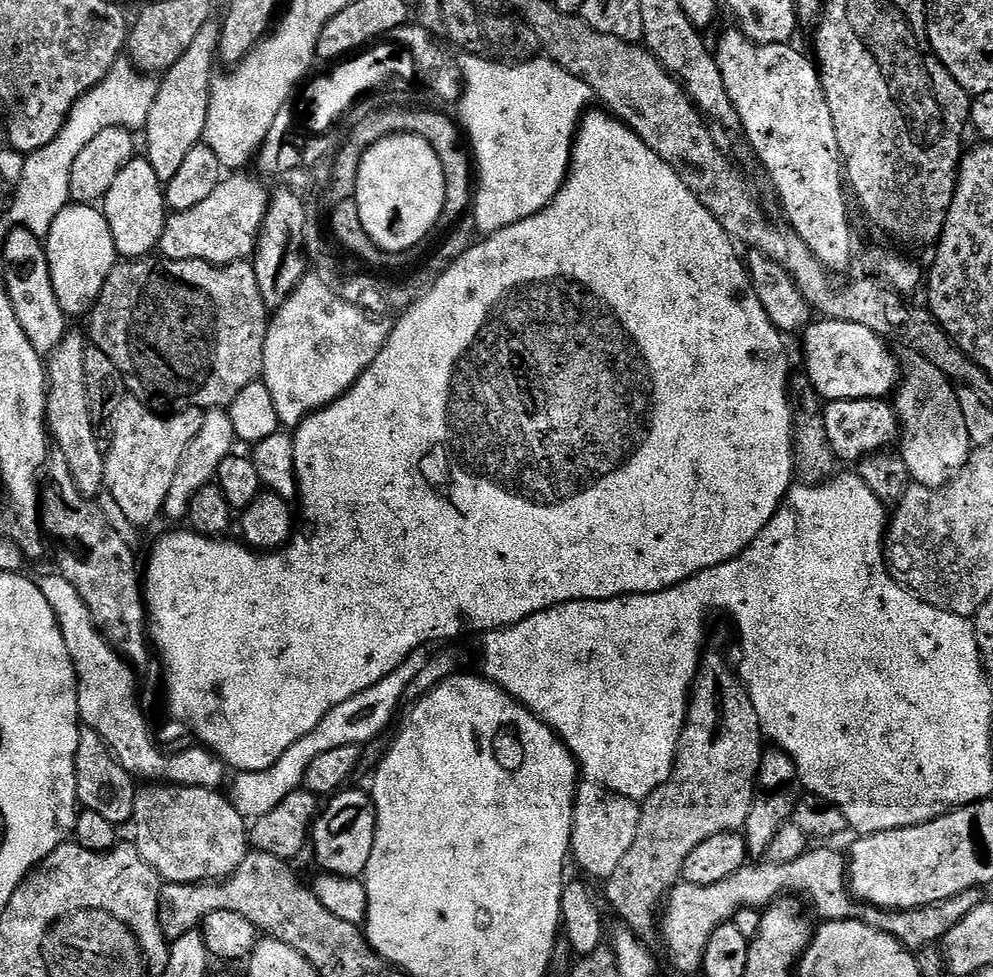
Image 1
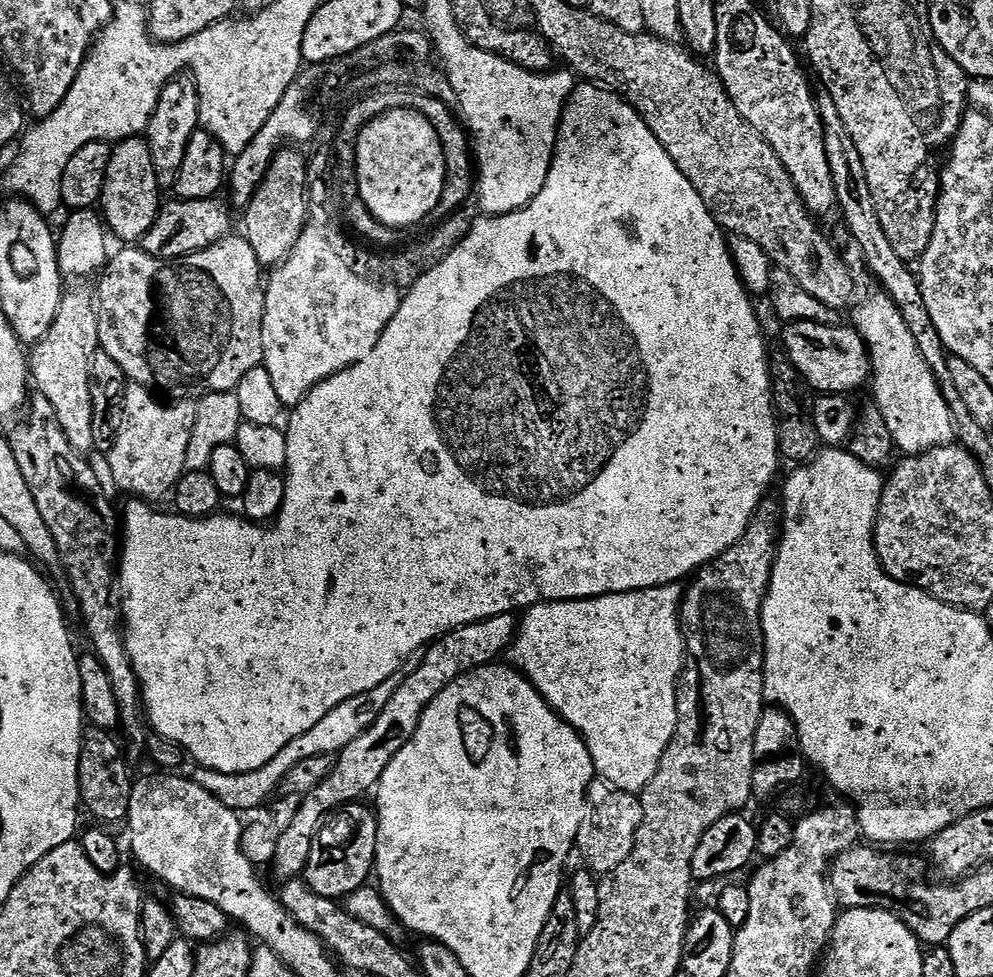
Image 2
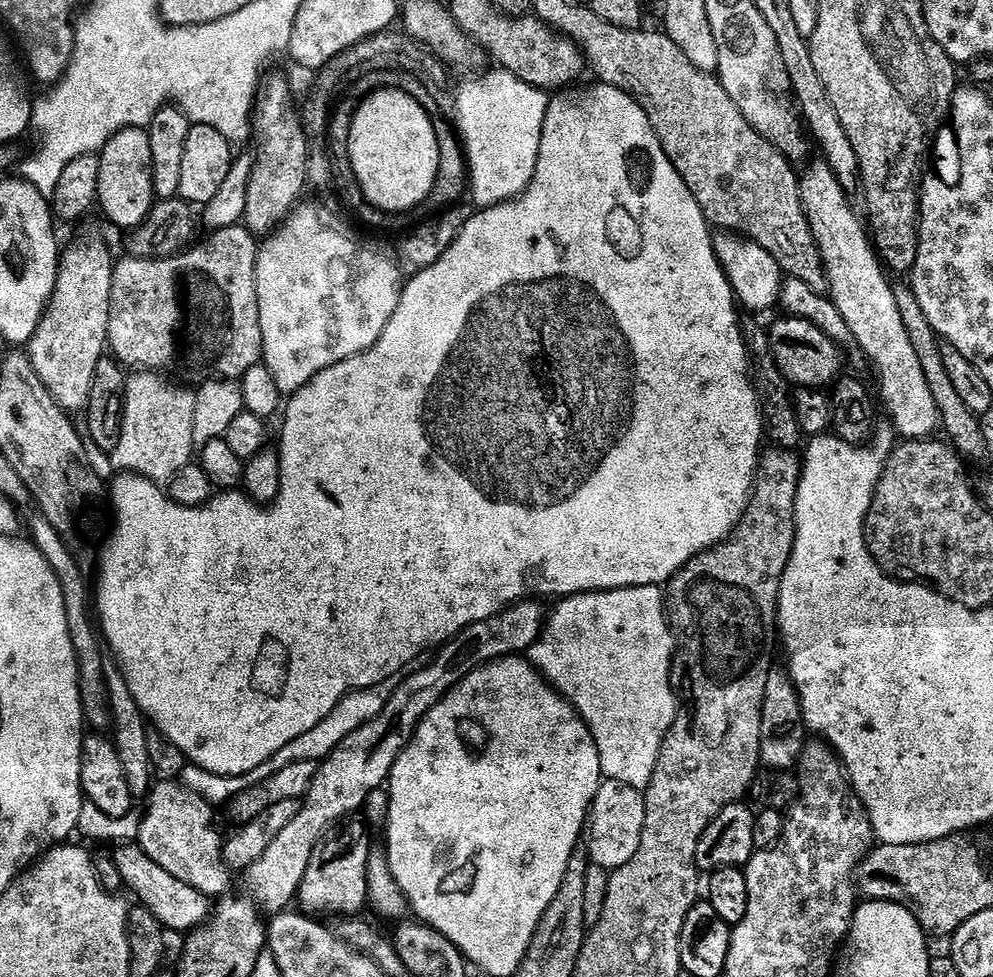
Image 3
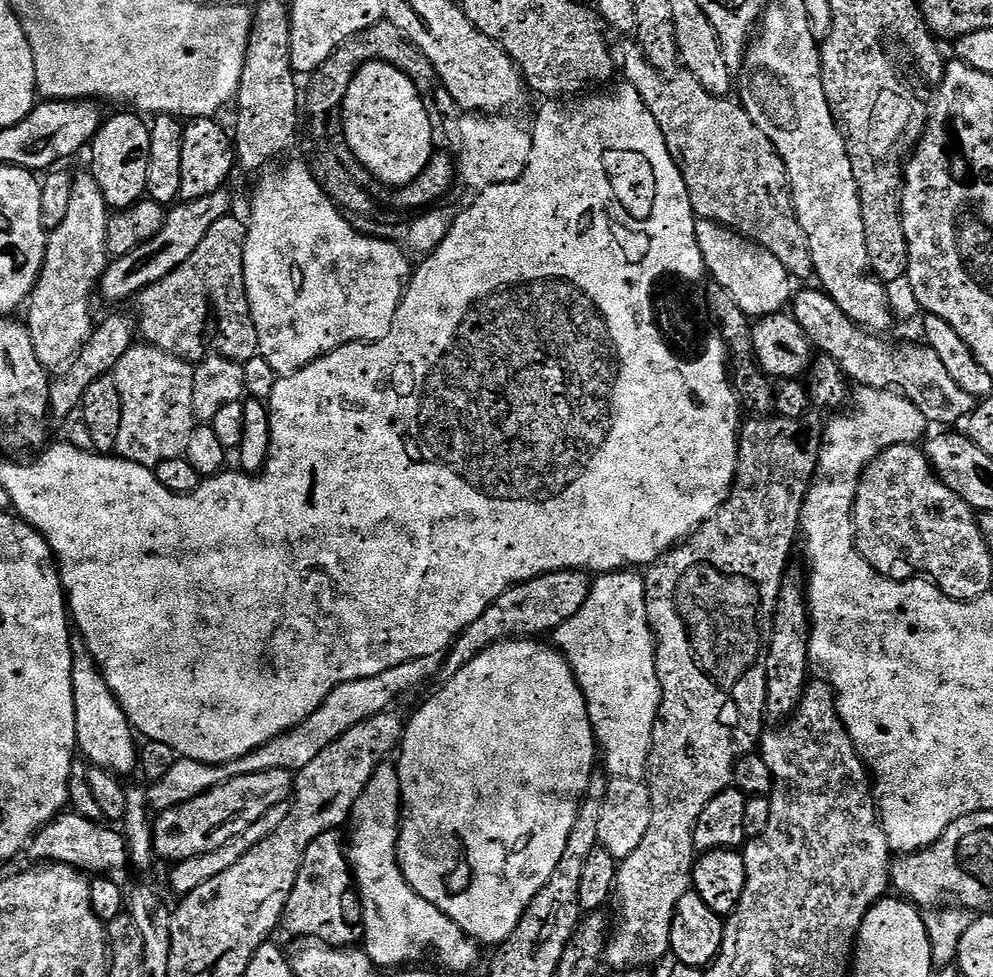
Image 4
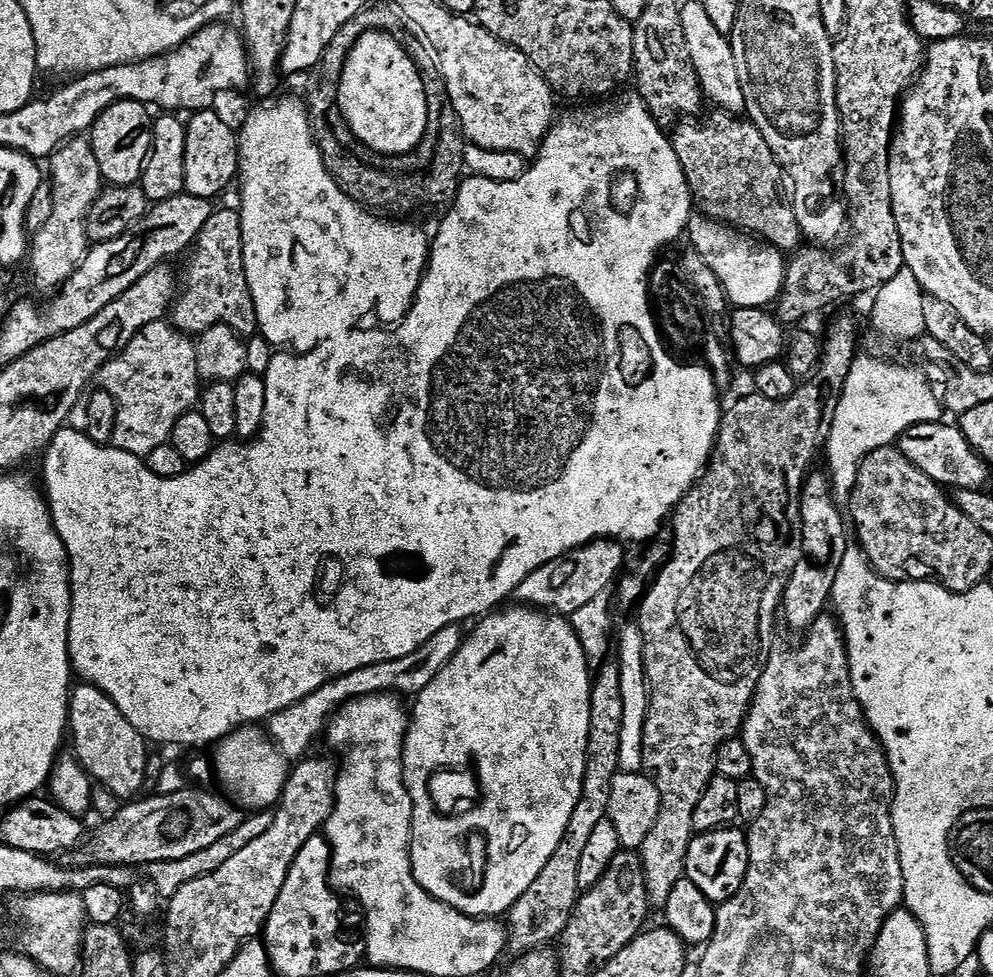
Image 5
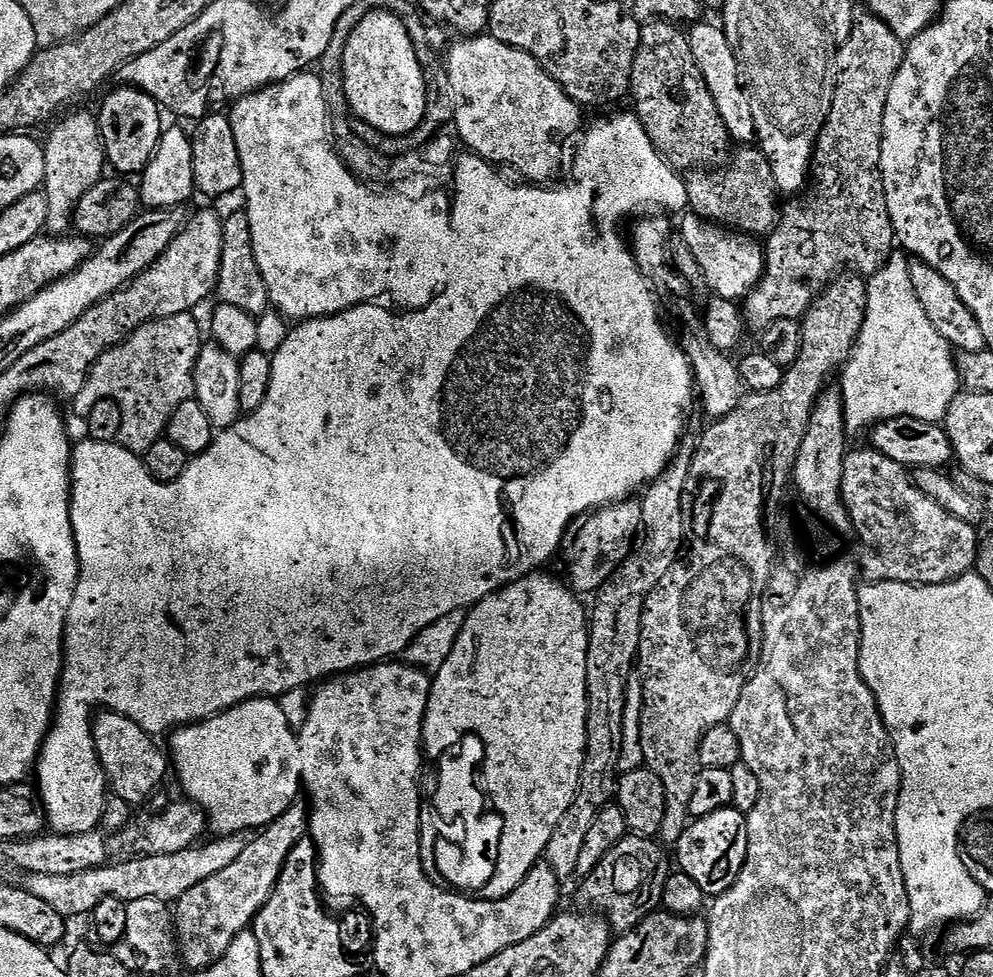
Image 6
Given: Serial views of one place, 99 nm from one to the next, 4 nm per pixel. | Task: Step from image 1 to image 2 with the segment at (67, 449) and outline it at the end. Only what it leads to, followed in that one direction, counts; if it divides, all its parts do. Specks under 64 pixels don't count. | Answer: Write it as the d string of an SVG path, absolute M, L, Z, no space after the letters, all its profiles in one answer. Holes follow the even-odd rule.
M65 291L60 299L58 314L46 338L30 352L30 380L35 391L54 406L58 424L76 452L88 454L98 437L93 430L92 386L90 366L94 354L101 351L98 338L98 304L84 292Z

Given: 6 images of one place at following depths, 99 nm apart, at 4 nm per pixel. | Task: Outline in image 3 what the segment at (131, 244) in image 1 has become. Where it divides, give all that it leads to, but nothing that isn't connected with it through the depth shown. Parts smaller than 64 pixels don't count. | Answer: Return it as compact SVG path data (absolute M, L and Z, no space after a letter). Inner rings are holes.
M123 128L98 154L100 165L98 166L98 201L99 211L104 211L104 216L112 224L117 224L123 230L131 230L150 214L154 203L152 191L152 159L150 158L150 138L143 128Z

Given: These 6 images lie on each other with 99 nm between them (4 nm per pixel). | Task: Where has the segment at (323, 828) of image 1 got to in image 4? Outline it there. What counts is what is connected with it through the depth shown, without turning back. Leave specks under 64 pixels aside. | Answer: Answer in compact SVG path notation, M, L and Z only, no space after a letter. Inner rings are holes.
M337 830L314 838L306 850L294 890L290 890L290 898L284 907L283 931L288 931L292 938L320 939L334 948L359 945L364 938L364 926L357 921L355 924L348 917L348 895L351 892L353 895L354 877L345 833Z

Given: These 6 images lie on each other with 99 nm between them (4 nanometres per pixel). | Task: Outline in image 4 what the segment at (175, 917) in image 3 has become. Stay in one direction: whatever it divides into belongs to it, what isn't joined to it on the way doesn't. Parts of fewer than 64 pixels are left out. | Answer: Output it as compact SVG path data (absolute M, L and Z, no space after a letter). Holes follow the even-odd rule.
M73 810L51 820L45 828L41 828L30 841L30 853L33 861L51 862L53 864L69 864L85 874L111 874L116 878L124 878L130 872L127 842L123 831L116 832L107 823L92 821L79 816Z

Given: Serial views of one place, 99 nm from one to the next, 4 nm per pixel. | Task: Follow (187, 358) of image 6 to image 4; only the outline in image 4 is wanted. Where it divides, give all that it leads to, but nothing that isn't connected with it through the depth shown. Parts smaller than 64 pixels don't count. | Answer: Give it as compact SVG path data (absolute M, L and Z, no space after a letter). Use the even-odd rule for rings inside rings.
M136 342L117 362L114 375L122 394L122 430L115 455L153 470L170 458L184 456L194 427L195 367L173 352Z

